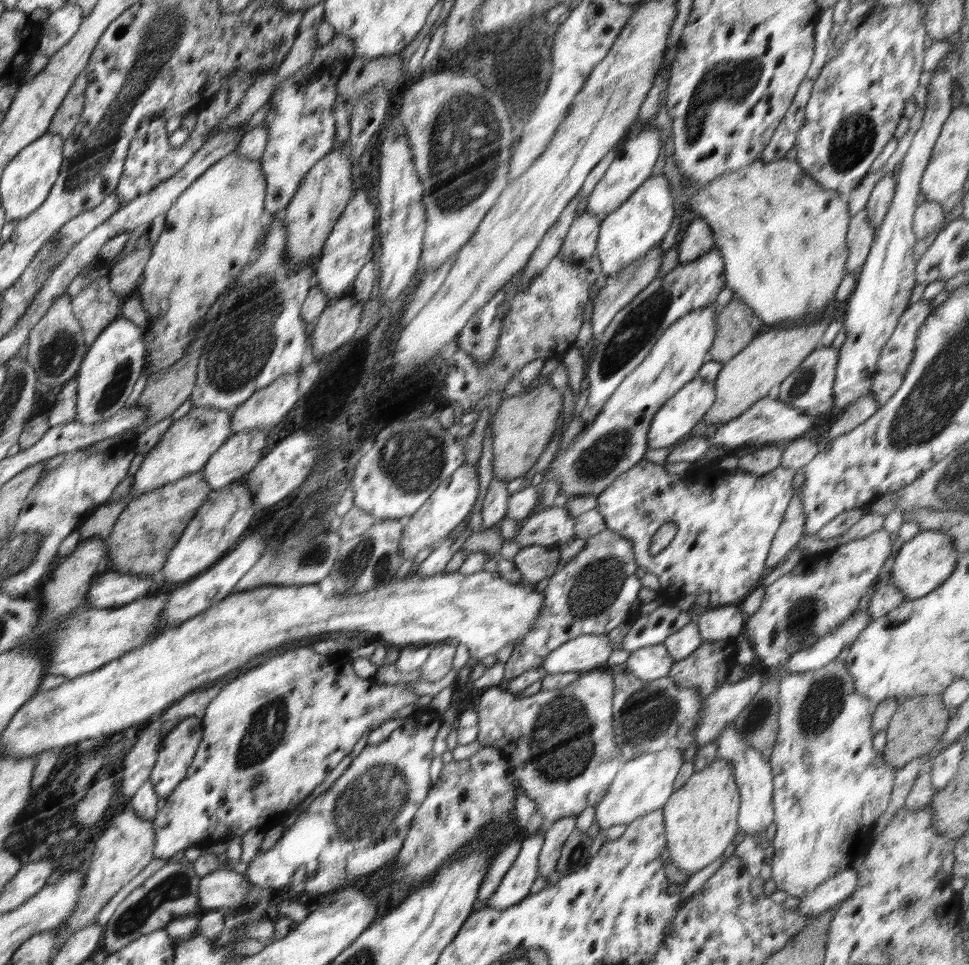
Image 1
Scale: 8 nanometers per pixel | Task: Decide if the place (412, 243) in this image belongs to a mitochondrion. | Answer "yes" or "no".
no

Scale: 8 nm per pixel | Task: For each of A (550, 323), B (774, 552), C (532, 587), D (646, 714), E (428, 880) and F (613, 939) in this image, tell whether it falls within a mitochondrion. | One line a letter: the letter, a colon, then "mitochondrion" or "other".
A: other
B: other
C: other
D: mitochondrion
E: other
F: other

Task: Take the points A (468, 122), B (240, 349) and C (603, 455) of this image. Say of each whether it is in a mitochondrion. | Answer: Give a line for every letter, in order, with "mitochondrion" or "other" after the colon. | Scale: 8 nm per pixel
A: mitochondrion
B: mitochondrion
C: mitochondrion

